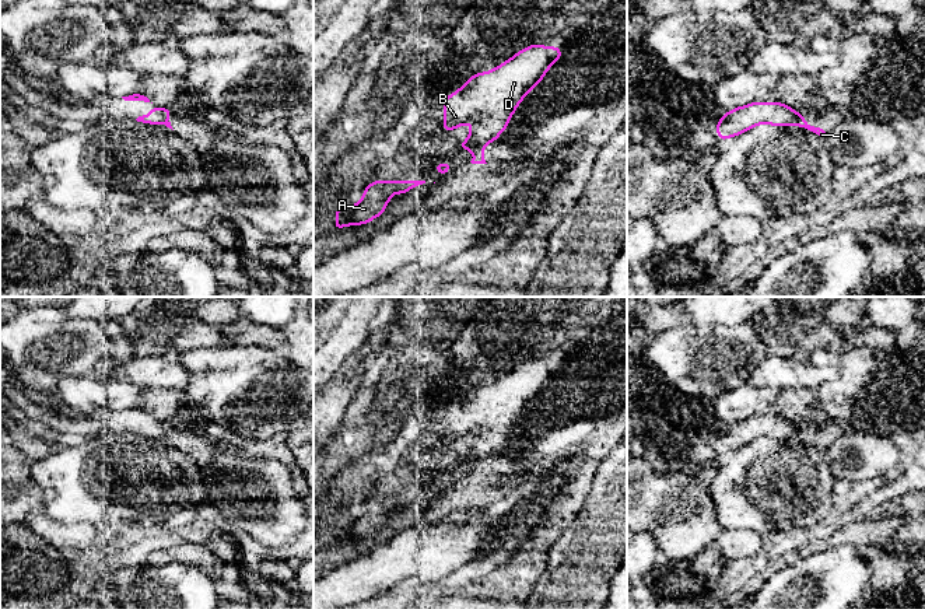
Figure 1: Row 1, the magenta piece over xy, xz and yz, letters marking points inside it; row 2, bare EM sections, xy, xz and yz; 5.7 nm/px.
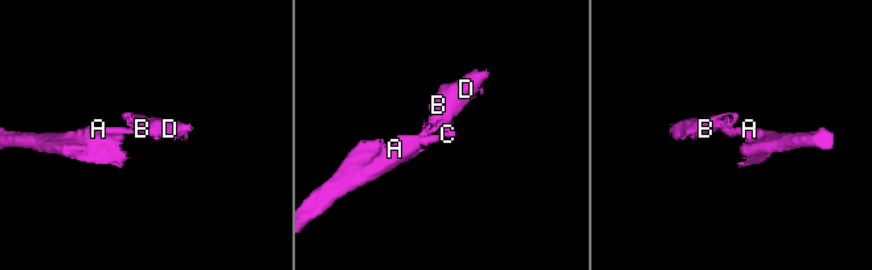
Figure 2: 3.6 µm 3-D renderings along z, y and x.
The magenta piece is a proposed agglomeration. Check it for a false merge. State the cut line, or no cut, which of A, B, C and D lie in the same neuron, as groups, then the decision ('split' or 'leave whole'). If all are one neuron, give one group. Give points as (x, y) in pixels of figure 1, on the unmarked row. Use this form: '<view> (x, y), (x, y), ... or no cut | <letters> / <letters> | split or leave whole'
yz (798, 427), (791, 437) | A C / B D | split

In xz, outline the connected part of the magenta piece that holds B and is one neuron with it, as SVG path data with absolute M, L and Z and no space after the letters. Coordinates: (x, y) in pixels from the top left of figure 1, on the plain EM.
M535 356L493 384L470 389L459 403L445 410L441 419L444 444L449 447L467 435L473 438L467 454L458 456L458 462L473 465L498 454L525 409L544 392L563 365Z

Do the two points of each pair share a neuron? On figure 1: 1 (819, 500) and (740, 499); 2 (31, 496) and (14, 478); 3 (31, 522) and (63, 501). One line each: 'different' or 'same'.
1: same
2: same
3: different

